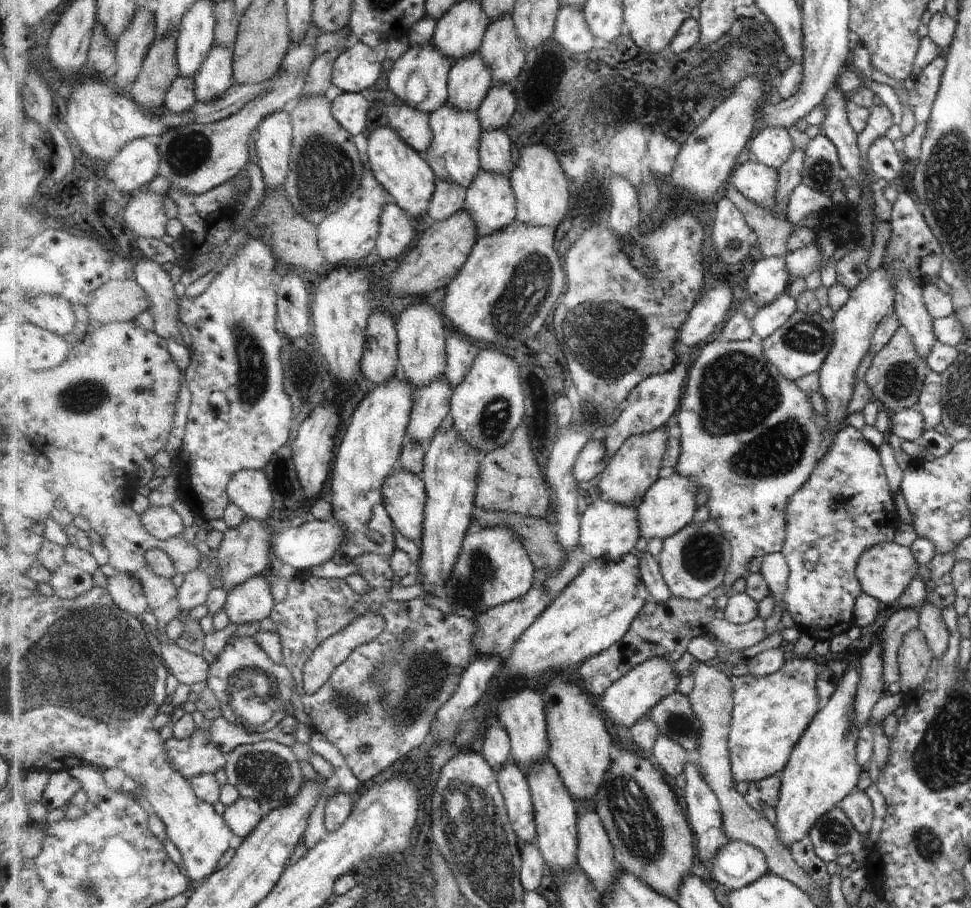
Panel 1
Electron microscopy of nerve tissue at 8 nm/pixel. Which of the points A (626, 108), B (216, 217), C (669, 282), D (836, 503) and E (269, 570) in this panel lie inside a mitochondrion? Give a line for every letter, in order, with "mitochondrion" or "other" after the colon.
A: other
B: mitochondrion
C: other
D: mitochondrion
E: other

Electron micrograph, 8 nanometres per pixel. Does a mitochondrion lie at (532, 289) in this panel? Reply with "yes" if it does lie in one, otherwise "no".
yes

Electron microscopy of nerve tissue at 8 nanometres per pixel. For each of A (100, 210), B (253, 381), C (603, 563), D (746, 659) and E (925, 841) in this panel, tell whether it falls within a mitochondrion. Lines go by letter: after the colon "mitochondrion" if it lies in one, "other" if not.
A: other
B: mitochondrion
C: other
D: other
E: mitochondrion

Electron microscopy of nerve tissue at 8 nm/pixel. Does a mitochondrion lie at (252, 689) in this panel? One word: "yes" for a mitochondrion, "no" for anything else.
yes

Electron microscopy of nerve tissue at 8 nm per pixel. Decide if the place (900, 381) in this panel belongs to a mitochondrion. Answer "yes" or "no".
yes

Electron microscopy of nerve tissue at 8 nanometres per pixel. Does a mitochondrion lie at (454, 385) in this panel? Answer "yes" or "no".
no

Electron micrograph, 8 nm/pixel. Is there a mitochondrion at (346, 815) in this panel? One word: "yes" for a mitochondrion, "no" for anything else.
no

